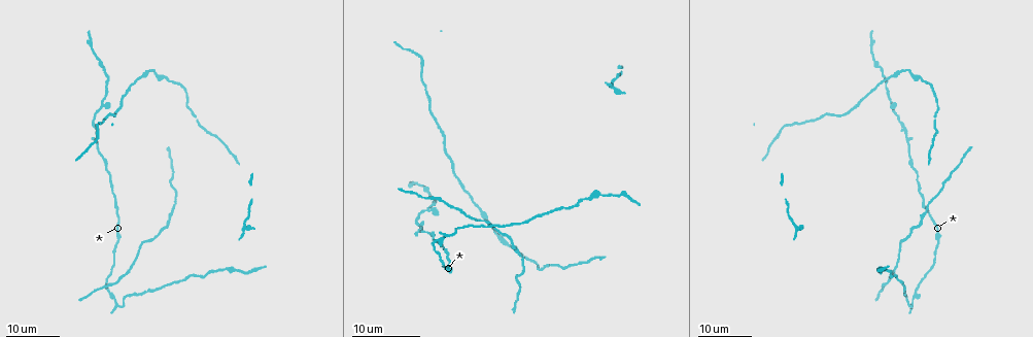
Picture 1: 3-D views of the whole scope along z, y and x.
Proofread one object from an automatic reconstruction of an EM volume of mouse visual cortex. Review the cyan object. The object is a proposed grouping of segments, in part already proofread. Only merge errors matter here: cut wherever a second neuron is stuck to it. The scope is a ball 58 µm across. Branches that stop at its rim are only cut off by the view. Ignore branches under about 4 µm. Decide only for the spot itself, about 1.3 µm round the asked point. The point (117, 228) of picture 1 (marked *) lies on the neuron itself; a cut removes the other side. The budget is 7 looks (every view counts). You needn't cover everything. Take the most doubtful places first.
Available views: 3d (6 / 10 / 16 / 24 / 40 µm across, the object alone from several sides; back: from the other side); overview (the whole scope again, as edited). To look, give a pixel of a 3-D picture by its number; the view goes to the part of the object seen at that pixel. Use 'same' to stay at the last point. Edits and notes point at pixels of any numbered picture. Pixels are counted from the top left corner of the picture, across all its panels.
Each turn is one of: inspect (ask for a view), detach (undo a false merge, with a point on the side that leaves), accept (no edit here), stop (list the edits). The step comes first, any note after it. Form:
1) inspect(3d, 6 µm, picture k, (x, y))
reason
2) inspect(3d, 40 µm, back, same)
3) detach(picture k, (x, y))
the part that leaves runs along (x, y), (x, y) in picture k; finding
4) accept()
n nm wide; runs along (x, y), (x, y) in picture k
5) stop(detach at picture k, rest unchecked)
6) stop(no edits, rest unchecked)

inspect(3d, 16 µm, picture 1, (907, 134))
a narrow waist

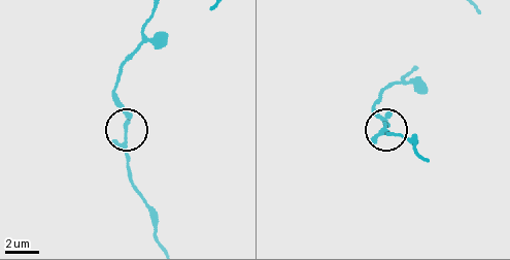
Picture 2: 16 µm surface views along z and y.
inspect(3d, 6 µm, picture 2, (127, 135))

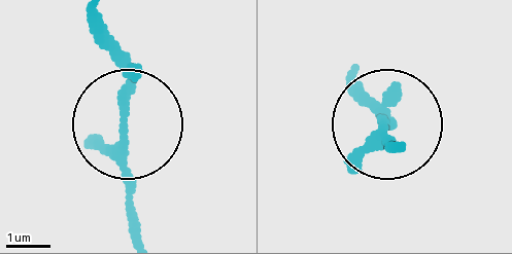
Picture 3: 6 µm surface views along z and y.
accept()
3 arms; runs along (142, 232), (109, 27) in picture 3; one neuron here

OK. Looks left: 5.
inspect(3d, 16 µm, picture 1, (877, 84))

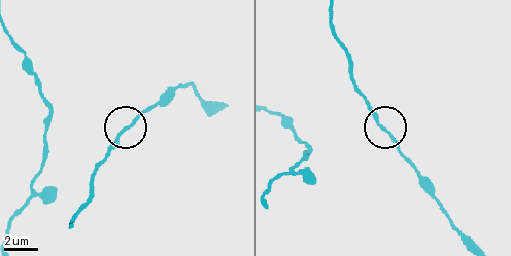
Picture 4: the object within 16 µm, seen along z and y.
inspect(3d, 6 µm, picture 4, (118, 134))

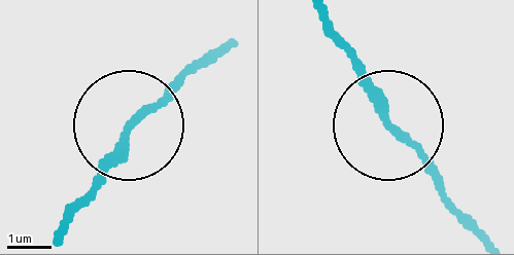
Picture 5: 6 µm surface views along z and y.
accept()
side arm 32 µm; all the same neuron

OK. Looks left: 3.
inspect(3d, 24 µm, picture 1, (938, 242))
thick turns thin

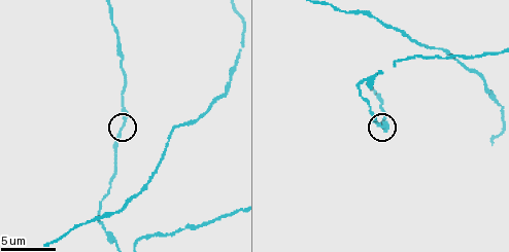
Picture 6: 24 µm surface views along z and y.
inspect(3d, 10 µm, picture 6, (382, 127))

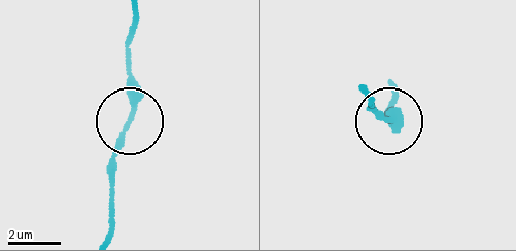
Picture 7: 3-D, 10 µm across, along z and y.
accept()
runs along (128, 54), (128, 124), (108, 195) in picture 7; one neuron here

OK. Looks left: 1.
stop(no edits, rest unchecked)

